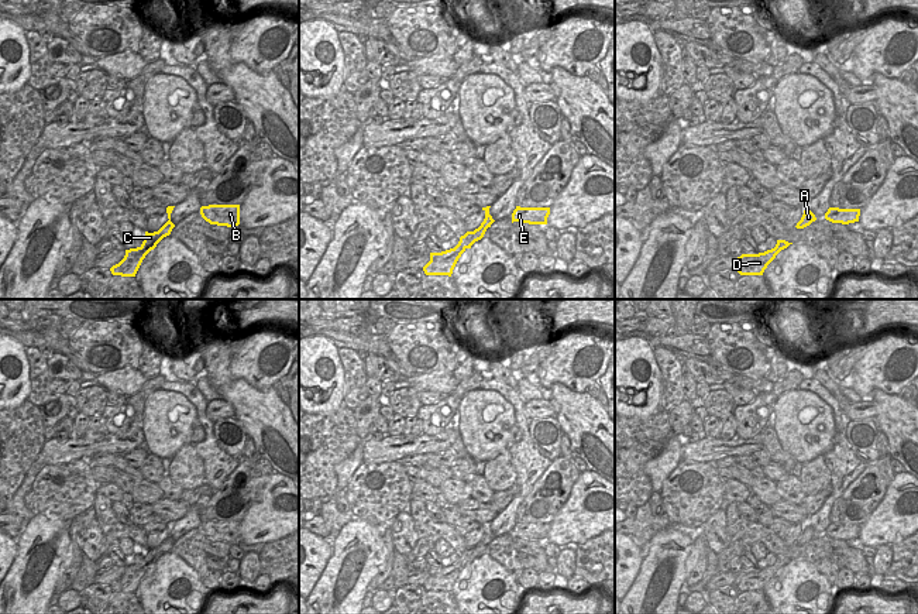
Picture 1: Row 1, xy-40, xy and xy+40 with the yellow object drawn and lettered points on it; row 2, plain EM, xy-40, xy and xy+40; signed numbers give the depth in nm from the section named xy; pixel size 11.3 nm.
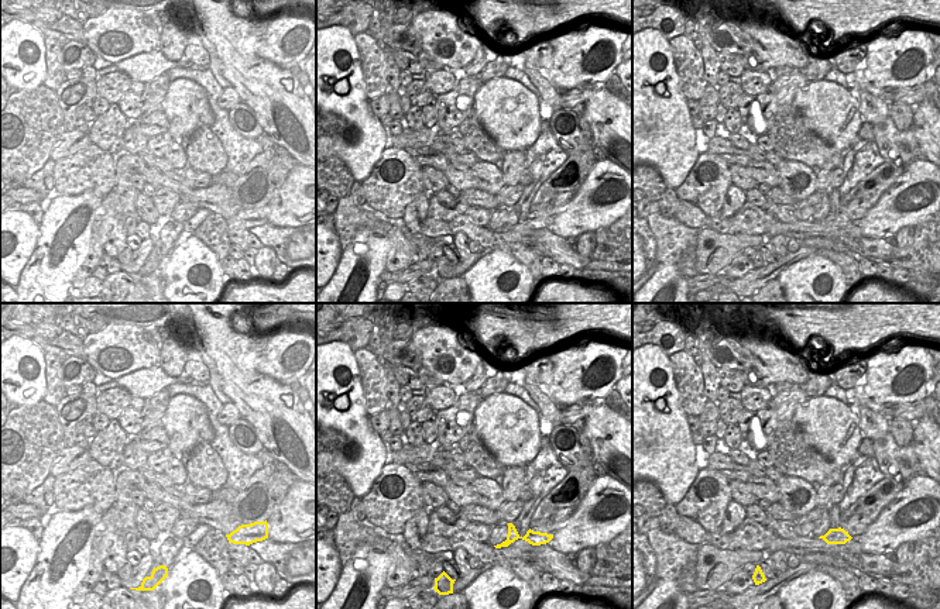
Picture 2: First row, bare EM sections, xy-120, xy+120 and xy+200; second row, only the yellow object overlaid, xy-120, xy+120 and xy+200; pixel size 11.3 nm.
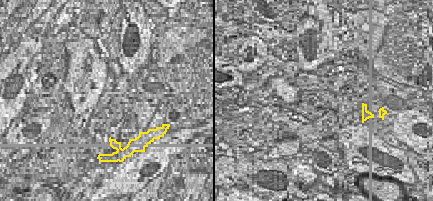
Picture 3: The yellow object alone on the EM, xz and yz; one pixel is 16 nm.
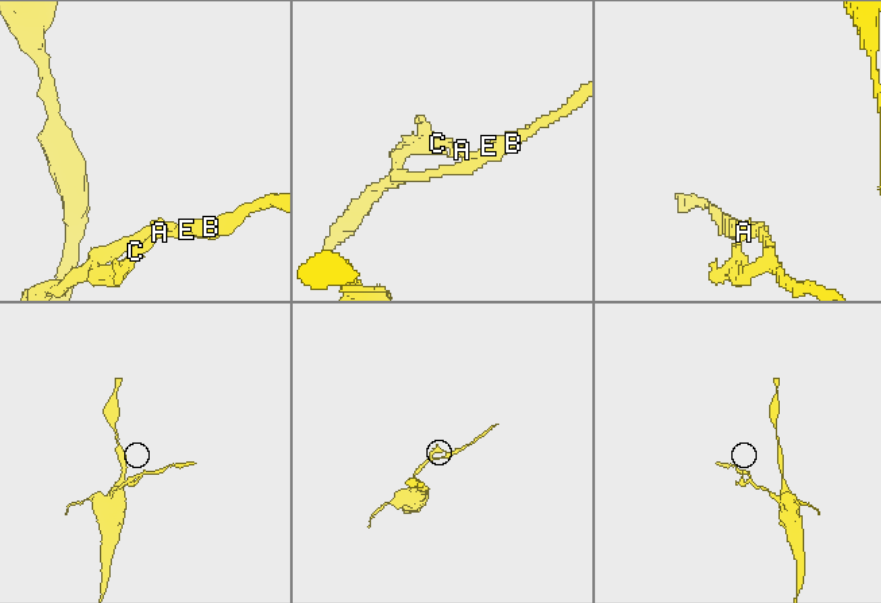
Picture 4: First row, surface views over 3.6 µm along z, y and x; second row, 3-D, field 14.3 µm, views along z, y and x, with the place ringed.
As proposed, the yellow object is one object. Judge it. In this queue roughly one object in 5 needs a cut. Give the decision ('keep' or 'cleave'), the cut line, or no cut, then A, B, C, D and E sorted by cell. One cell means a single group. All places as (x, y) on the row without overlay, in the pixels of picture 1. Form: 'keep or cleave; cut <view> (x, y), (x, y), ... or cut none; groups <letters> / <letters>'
keep; cut none; groups A B C D E

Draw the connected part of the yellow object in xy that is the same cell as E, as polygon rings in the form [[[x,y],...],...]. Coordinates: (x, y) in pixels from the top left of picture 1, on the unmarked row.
[[[520,524],[512,529],[512,539],[522,538],[529,541],[547,541],[547,534],[550,531],[550,524]]]

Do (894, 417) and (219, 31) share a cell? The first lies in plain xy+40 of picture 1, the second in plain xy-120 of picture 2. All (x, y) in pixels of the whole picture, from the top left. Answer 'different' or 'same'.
same

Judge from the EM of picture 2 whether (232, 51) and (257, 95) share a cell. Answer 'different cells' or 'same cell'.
same cell

